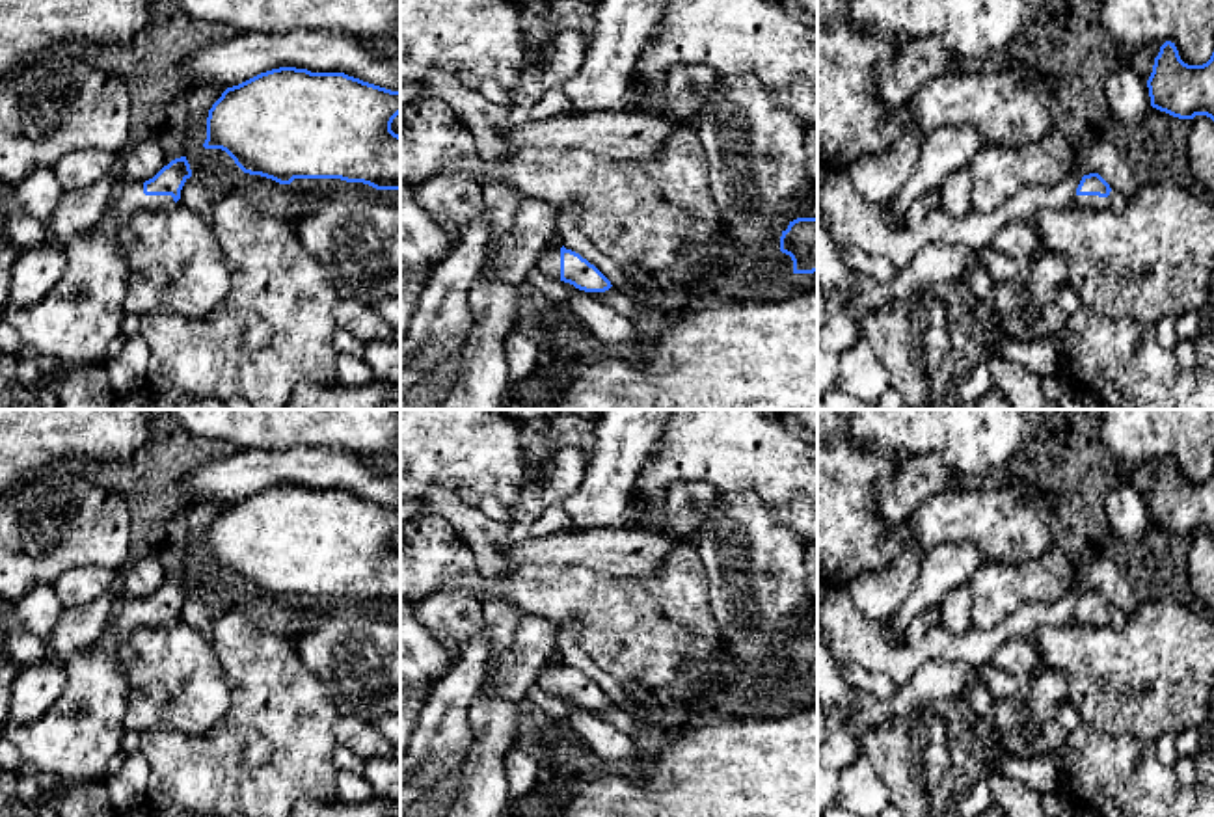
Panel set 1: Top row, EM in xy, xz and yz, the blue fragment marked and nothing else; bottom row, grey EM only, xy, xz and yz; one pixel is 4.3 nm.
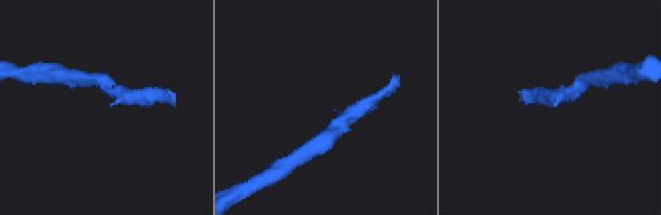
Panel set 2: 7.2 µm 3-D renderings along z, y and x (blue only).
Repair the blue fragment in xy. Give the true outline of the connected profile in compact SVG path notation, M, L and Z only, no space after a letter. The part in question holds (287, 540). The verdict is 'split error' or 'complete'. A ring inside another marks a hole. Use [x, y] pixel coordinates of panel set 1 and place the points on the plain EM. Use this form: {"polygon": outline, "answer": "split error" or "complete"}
{"polygon": "M279 484L227 504L207 534L205 566L225 568L250 592L279 601L294 596L341 596L376 607L400 607L400 553L391 547L400 508L344 489Z", "answer": "complete"}

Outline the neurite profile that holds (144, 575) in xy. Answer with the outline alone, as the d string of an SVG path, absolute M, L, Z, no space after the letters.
M143 556L132 560L128 568L121 571L117 588L128 597L145 599L153 596L169 579L171 577L160 562L151 556Z

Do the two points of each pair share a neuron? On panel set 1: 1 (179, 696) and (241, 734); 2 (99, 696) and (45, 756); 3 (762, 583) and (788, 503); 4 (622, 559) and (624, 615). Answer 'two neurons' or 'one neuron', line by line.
1: two neurons
2: one neuron
3: two neurons
4: two neurons

